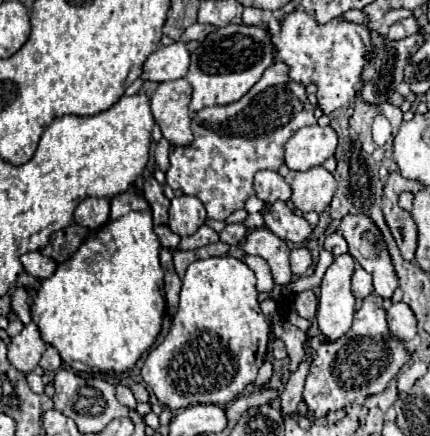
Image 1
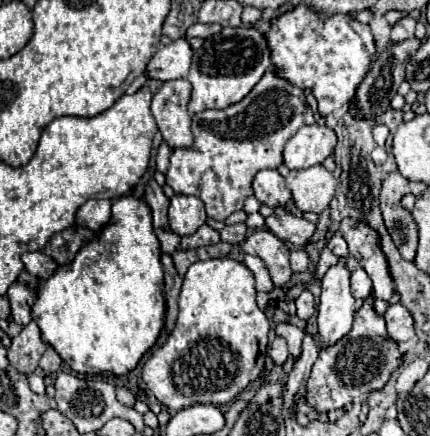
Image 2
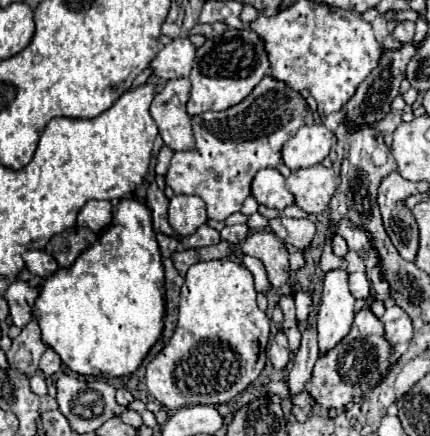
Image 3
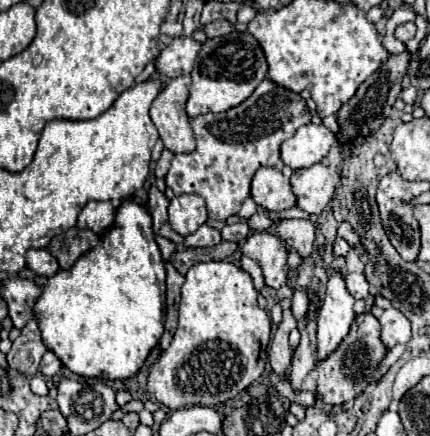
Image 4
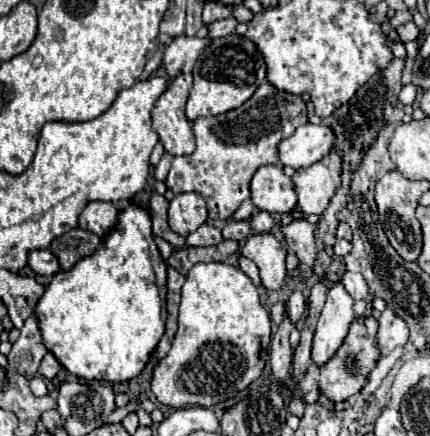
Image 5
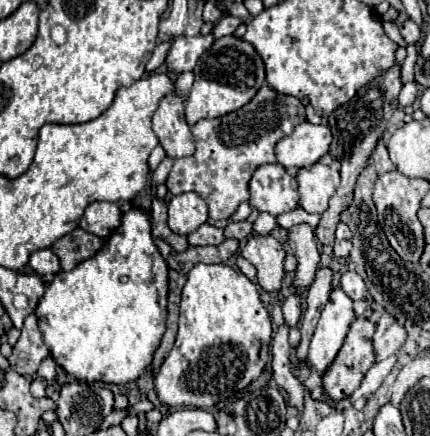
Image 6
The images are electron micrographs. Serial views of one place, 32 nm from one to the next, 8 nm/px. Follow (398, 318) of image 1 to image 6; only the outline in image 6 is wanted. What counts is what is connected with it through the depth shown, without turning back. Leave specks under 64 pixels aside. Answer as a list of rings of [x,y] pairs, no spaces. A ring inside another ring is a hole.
[[[384,312],[382,318],[378,320],[378,328],[374,334],[376,362],[394,354],[404,344],[404,340],[406,340],[404,326],[398,320],[392,320],[392,316],[388,316],[388,312]]]

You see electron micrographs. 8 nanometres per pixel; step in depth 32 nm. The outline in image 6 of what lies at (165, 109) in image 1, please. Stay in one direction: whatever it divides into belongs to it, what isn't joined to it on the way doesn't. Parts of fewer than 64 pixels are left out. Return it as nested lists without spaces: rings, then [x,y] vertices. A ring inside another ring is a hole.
[[[184,72],[174,80],[174,90],[160,100],[154,116],[152,116],[152,130],[156,132],[162,148],[172,158],[192,156],[194,140],[190,126],[184,118],[184,102],[190,94],[194,82],[192,72]]]

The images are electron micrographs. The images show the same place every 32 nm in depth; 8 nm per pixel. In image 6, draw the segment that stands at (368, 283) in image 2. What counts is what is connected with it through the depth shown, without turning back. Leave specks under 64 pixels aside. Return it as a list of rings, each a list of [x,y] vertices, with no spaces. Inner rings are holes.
[[[344,272],[344,274],[342,274],[342,280],[340,280],[340,286],[342,286],[342,290],[344,290],[352,300],[364,300],[364,298],[368,296],[366,284],[364,284],[364,280],[360,278],[358,272]]]

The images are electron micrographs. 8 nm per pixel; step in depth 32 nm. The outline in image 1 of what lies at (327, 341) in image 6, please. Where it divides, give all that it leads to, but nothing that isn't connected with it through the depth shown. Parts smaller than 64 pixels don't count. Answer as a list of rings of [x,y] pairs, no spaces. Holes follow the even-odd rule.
[[[350,254],[334,256],[322,278],[322,294],[318,302],[318,326],[322,336],[336,340],[346,334],[352,326],[354,316],[354,296],[350,292],[350,278],[354,272],[354,260]]]

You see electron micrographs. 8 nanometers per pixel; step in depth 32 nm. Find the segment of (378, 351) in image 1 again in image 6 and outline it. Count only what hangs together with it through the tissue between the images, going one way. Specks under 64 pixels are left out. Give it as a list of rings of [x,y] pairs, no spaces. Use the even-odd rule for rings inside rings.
[[[356,318],[352,322],[336,360],[328,366],[328,372],[322,374],[322,388],[332,400],[352,396],[352,392],[362,384],[366,372],[374,366],[374,332],[376,324],[368,318]]]

